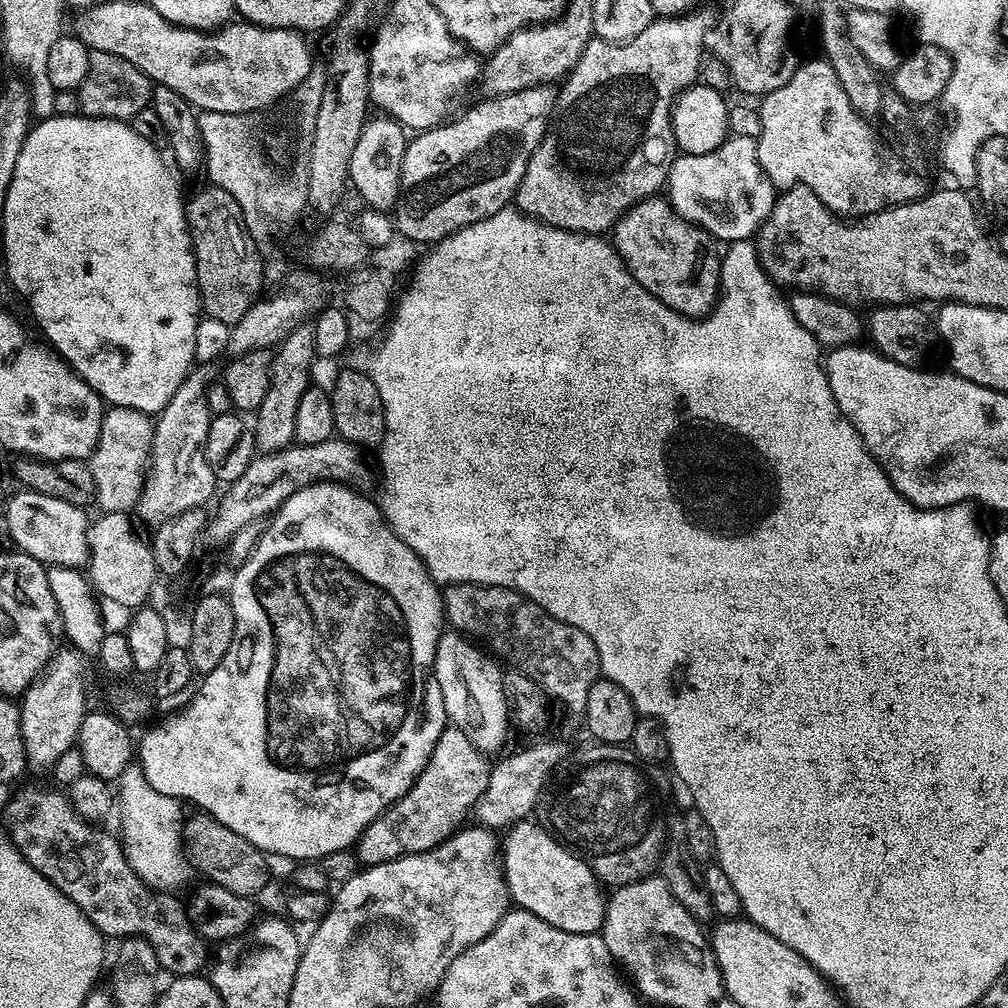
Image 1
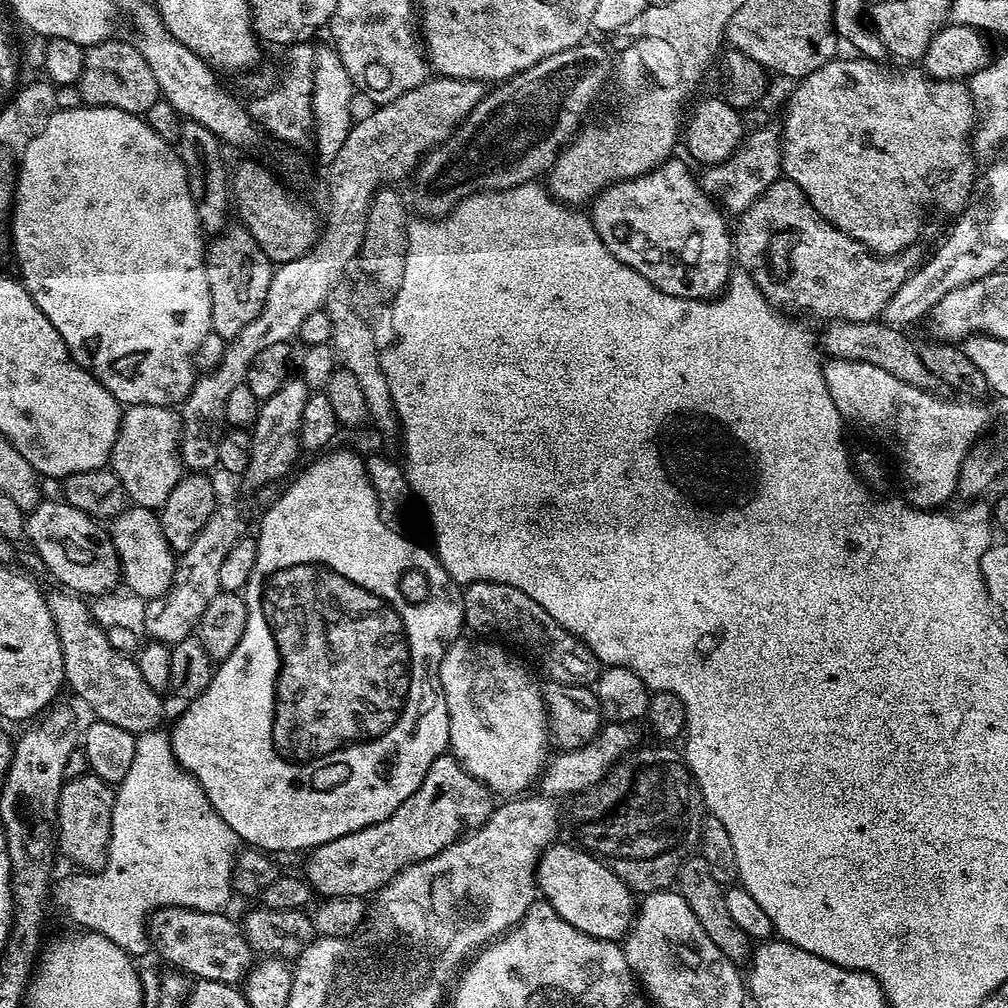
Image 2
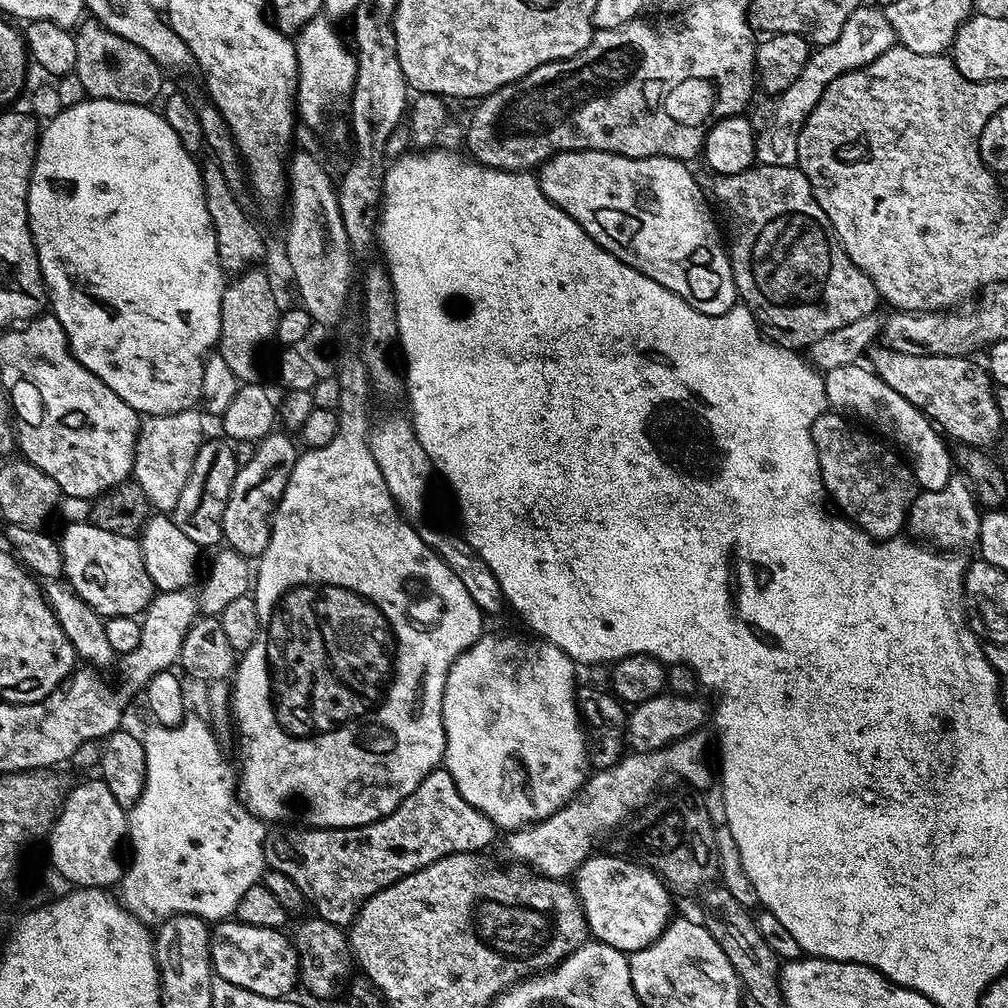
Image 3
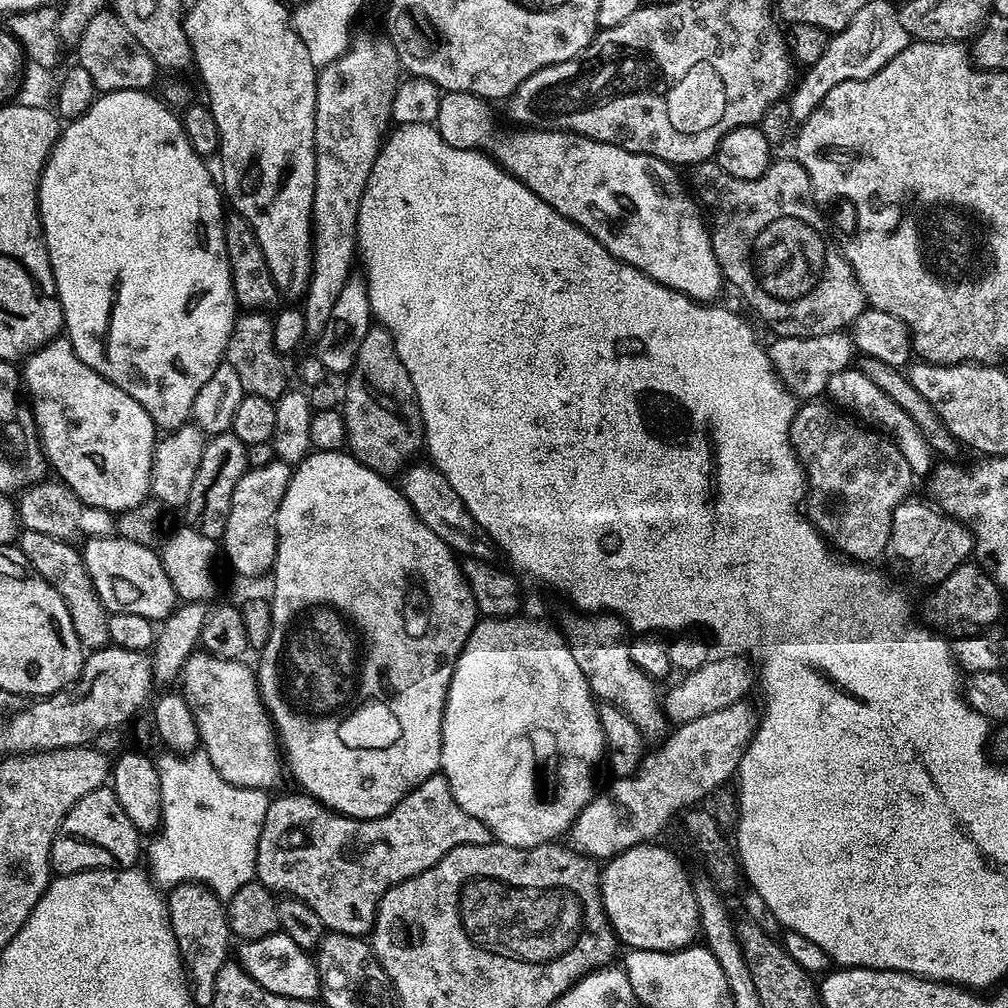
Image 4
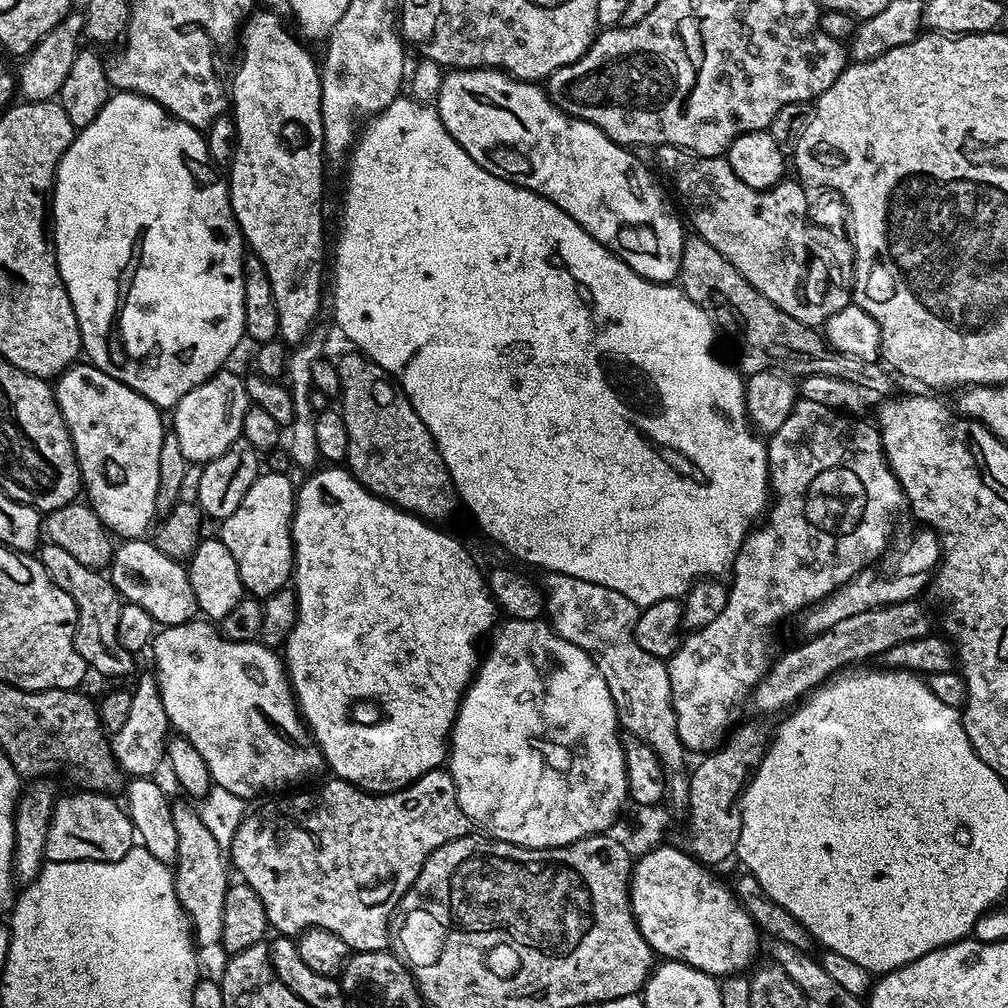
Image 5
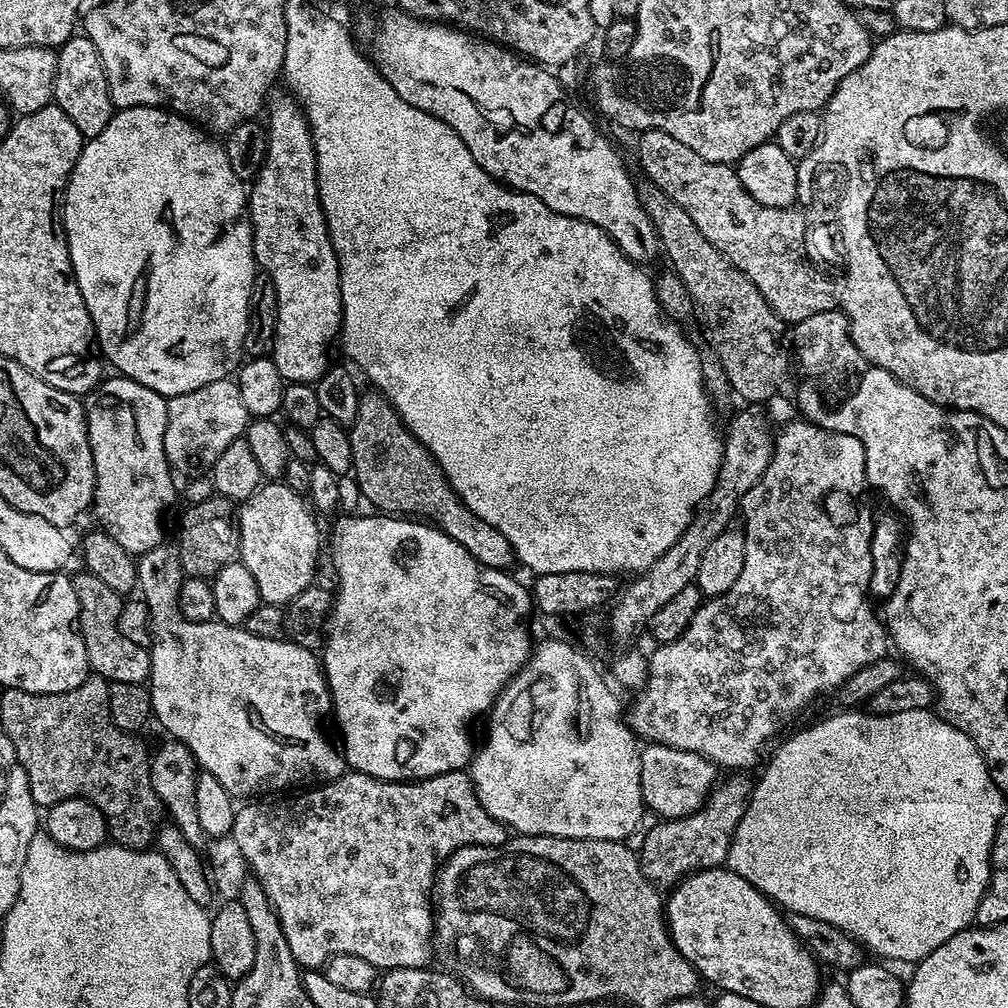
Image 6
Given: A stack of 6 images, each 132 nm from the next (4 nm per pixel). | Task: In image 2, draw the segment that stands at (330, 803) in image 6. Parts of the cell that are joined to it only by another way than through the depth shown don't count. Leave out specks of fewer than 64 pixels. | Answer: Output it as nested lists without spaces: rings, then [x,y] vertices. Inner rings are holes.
[[[445,754],[426,770],[422,786],[418,786],[390,818],[311,849],[307,853],[308,865],[302,869],[303,875],[320,898],[371,897],[385,888],[403,868],[434,858],[434,854],[483,826],[492,813],[492,800],[493,792],[482,781],[470,775],[455,756]]]

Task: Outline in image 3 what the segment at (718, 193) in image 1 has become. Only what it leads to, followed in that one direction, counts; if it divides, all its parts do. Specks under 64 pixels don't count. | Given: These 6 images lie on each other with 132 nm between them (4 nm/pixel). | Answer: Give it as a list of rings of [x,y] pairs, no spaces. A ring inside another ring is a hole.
[[[883,7],[855,8],[850,18],[846,18],[846,26],[842,26],[842,34],[838,34],[834,42],[819,45],[806,62],[806,66],[802,66],[802,74],[798,74],[798,78],[794,78],[794,82],[790,82],[790,86],[786,86],[786,90],[775,97],[774,122],[770,122],[770,126],[766,126],[766,130],[756,137],[756,164],[795,165],[798,158],[796,139],[806,118],[810,118],[814,106],[818,106],[822,94],[826,94],[826,86],[830,86],[834,78],[874,62],[874,58],[886,54],[886,50],[890,50],[896,43],[894,26],[890,26]]]

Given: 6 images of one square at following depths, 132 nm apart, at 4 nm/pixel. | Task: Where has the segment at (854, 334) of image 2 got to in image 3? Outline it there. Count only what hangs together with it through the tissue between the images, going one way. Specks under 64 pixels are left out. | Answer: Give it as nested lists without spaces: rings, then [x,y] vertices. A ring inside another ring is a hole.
[[[876,346],[867,353],[867,363],[890,390],[902,394],[906,402],[918,406],[925,416],[936,425],[945,437],[961,444],[969,444],[971,448],[987,449],[1000,436],[1000,427],[1005,427],[1006,421],[998,412],[998,402],[994,391],[994,381],[983,367],[975,364],[975,359],[967,356],[923,356],[922,354],[902,354],[887,346]]]

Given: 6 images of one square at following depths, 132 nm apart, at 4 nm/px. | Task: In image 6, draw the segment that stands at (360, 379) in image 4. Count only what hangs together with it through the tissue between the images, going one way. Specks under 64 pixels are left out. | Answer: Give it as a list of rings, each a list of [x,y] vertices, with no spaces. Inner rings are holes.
[[[379,394],[361,395],[358,402],[358,414],[350,426],[348,437],[350,438],[350,450],[352,451],[352,471],[351,475],[355,477],[360,487],[361,497],[365,501],[369,500],[373,504],[373,509],[379,510],[384,514],[411,514],[416,518],[423,518],[427,523],[437,527],[462,550],[466,550],[482,566],[499,568],[501,570],[511,569],[511,564],[517,563],[515,552],[512,551],[510,542],[506,542],[506,534],[494,530],[490,522],[482,522],[470,506],[466,506],[460,501],[450,482],[444,477],[444,471],[438,466],[436,459],[428,453],[426,446],[420,443],[420,440],[410,429],[404,425],[396,409],[392,407],[390,401],[385,396]]]

